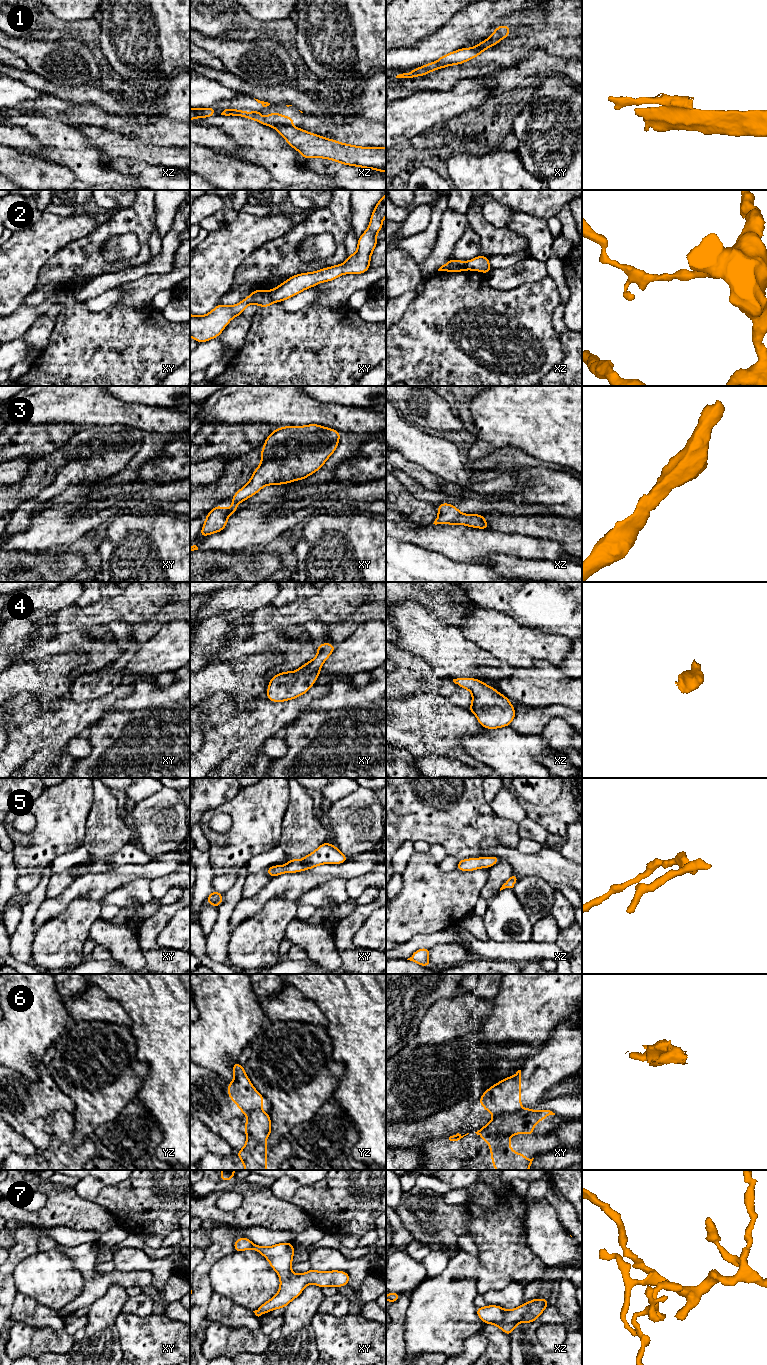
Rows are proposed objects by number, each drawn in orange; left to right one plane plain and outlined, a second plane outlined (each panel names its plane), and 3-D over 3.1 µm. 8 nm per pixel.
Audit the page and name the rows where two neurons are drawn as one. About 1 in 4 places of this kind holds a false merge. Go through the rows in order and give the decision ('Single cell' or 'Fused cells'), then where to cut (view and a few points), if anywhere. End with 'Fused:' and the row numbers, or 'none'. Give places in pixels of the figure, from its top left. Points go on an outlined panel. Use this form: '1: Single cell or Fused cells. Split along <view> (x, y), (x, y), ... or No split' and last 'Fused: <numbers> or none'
1: Fused cells. Split along xy (496, 42), (484, 42), (480, 46), (471, 48)
2: Fused cells. Split along xy (269, 291), (273, 301)
3: Single cell. No split
4: Single cell. No split
5: Single cell. No split
6: Fused cells. Split along xy (520, 1108), (515, 1111), (495, 1115)
7: Single cell. No split
Fused: 1, 2, 6

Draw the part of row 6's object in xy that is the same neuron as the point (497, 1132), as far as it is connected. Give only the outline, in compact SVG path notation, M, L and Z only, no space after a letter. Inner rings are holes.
M530 1108L516 1112L495 1115L483 1128L475 1132L482 1137L491 1150L492 1164L496 1170L528 1170L532 1159L514 1152L509 1138L515 1134L532 1135L538 1121L546 1116L555 1115L550 1110L535 1111Z

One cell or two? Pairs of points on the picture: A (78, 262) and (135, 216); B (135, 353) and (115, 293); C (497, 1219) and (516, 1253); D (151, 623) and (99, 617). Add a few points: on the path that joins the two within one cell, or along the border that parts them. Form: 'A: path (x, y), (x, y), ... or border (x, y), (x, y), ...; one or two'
A: path (90, 247), (108, 229), (120, 223); one
B: border (115, 305), (102, 310), (92, 311); two
C: path (498, 1227), (500, 1237), (508, 1245); one
D: border (149, 618), (129, 624); two

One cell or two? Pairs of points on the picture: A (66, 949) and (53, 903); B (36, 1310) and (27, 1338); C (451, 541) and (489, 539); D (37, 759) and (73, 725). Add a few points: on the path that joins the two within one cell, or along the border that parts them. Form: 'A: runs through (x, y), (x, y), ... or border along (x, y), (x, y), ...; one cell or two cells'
A: border along (73, 899), (60, 912), (48, 919), (37, 929); two cells
B: border along (13, 1321), (24, 1322), (36, 1329), (54, 1331); two cells
C: runs through (460, 541), (480, 541); one cell
D: border along (62, 750), (39, 750), (25, 762); two cells

